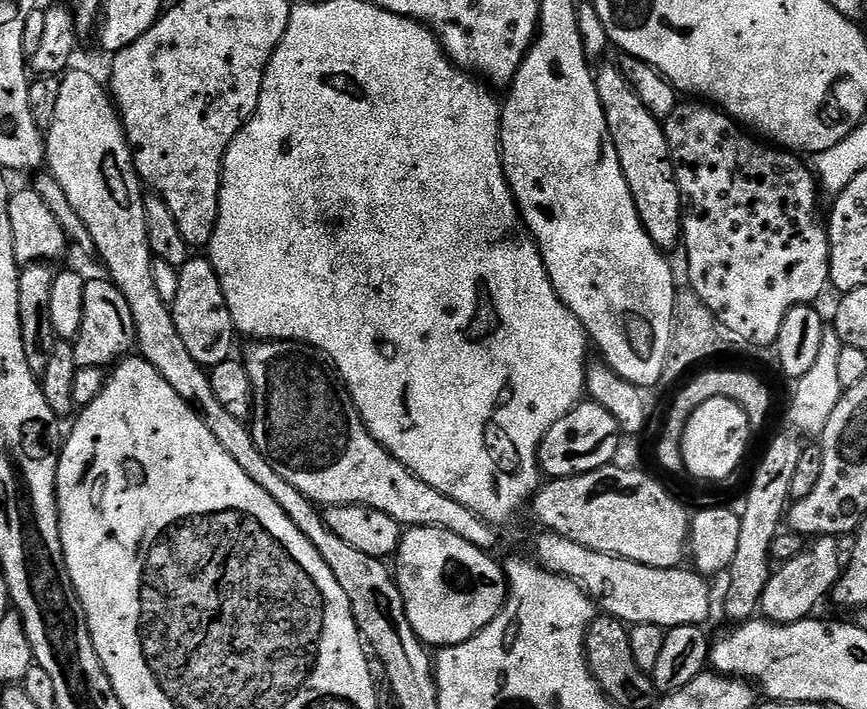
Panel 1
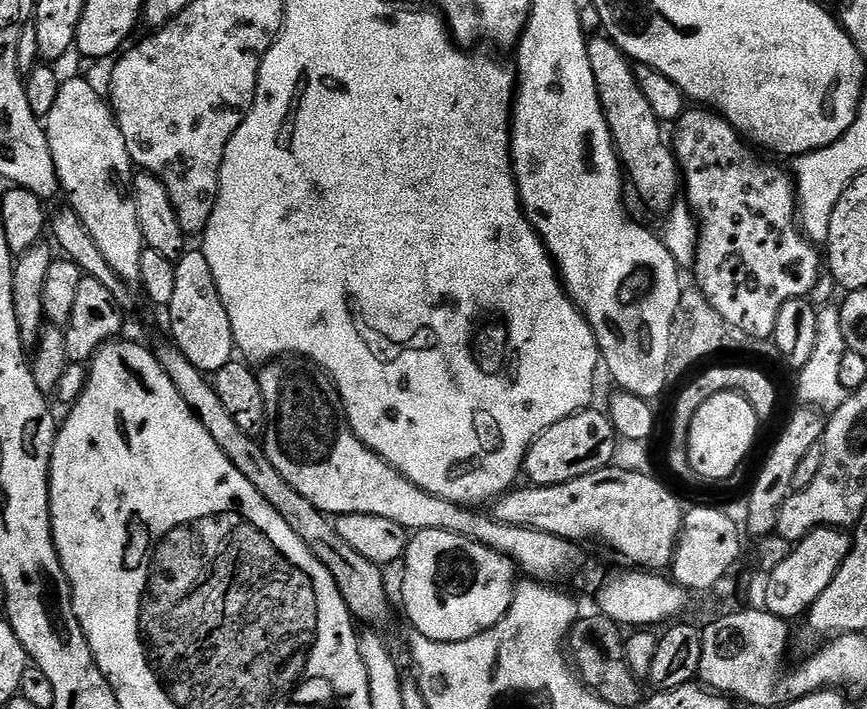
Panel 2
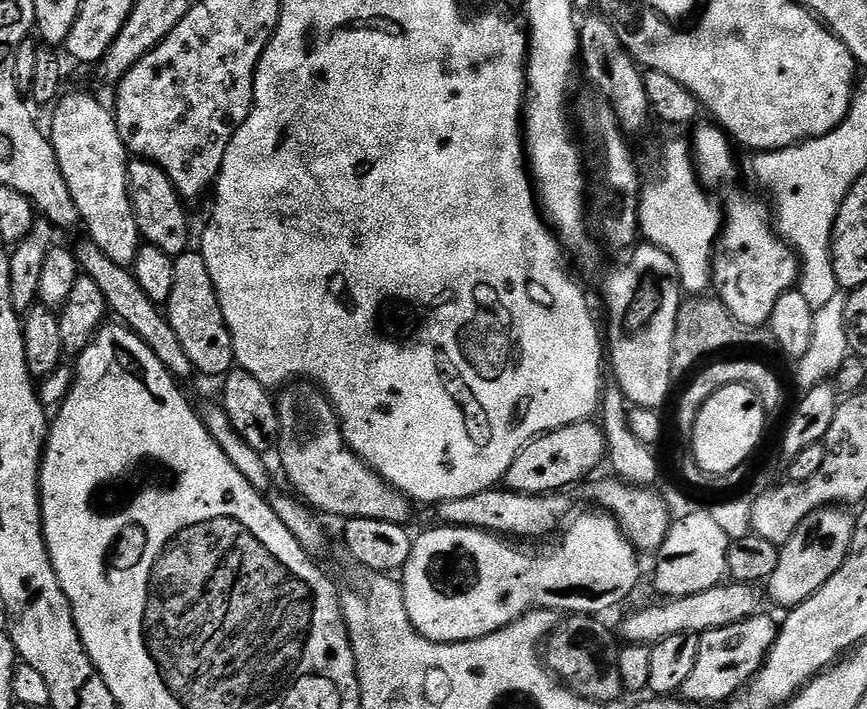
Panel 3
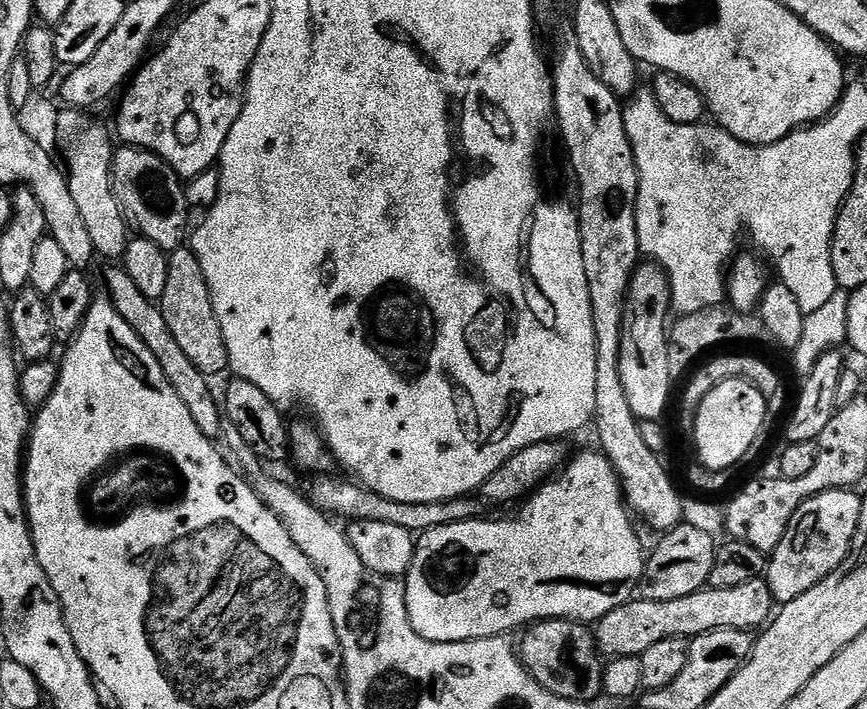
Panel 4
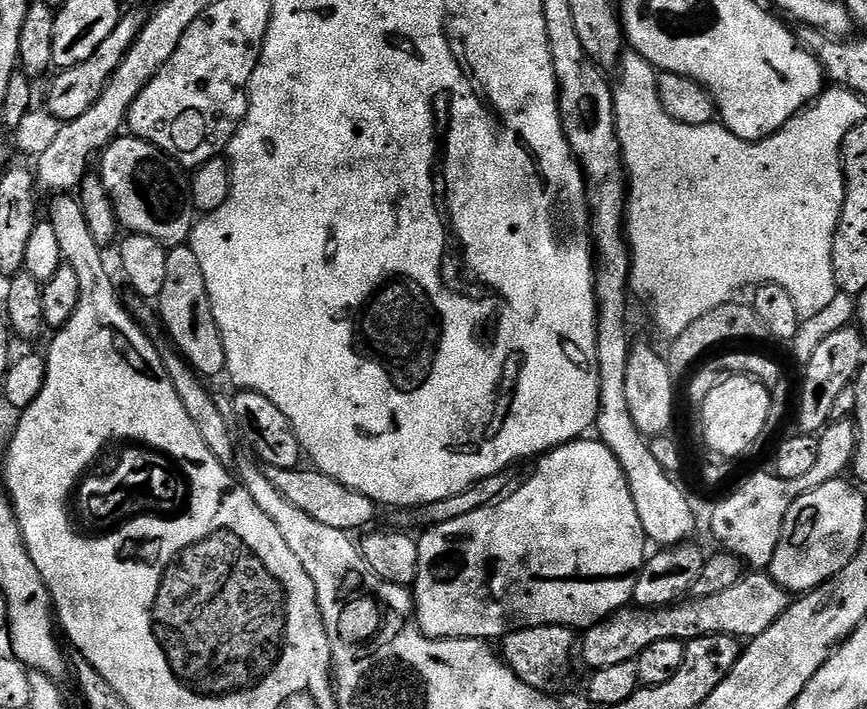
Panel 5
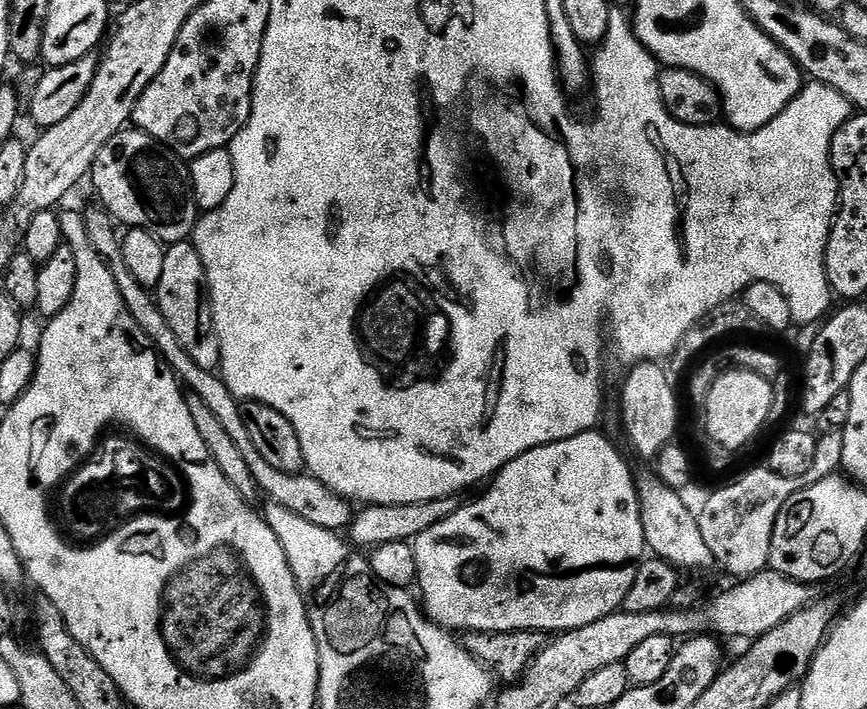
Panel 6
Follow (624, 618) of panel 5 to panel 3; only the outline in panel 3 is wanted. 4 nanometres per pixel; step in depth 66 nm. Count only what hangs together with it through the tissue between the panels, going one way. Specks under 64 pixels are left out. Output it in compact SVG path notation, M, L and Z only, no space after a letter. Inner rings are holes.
M722 582L716 588L702 590L702 594L690 594L689 596L677 596L669 599L664 604L652 604L649 608L640 608L637 612L632 612L620 624L618 636L624 644L643 644L651 646L658 643L662 638L670 638L674 634L690 634L709 632L722 626L730 626L734 622L742 622L746 618L757 615L756 608L757 589L750 584L737 584L735 582Z

